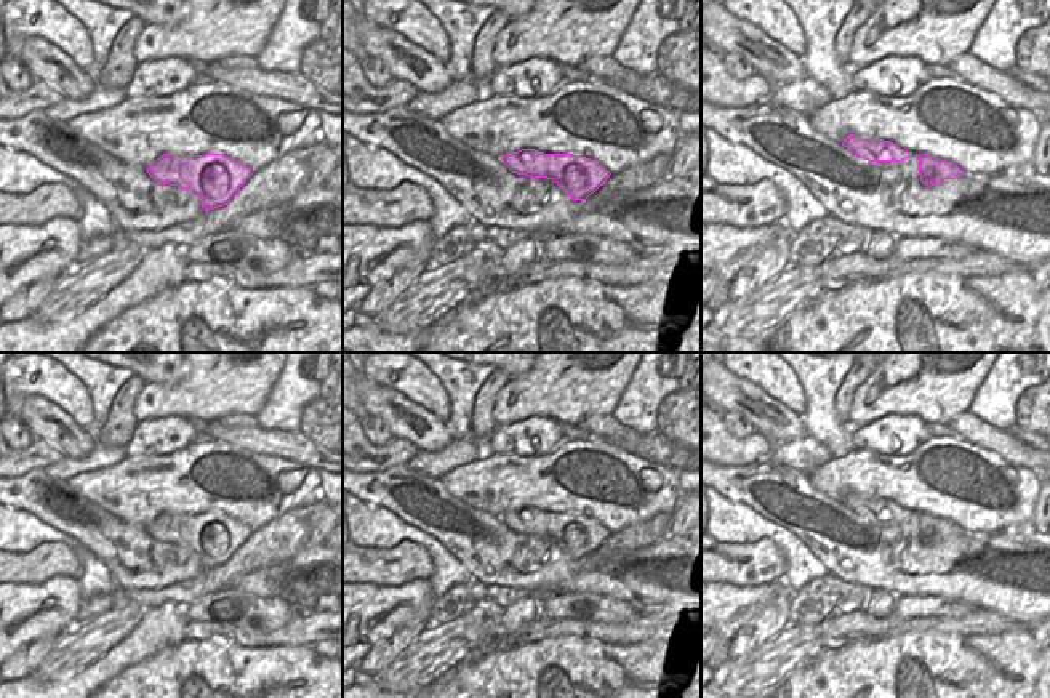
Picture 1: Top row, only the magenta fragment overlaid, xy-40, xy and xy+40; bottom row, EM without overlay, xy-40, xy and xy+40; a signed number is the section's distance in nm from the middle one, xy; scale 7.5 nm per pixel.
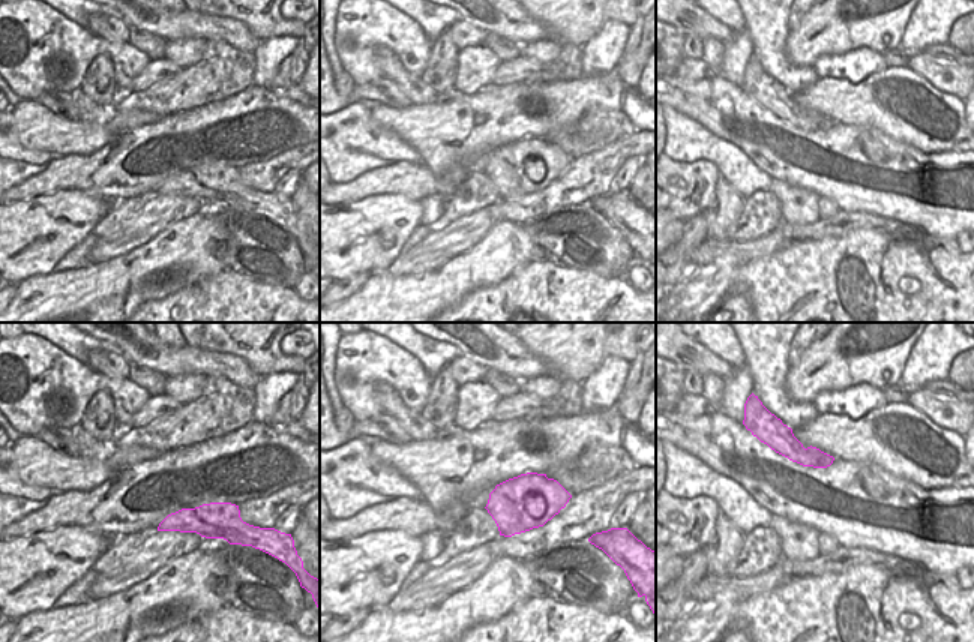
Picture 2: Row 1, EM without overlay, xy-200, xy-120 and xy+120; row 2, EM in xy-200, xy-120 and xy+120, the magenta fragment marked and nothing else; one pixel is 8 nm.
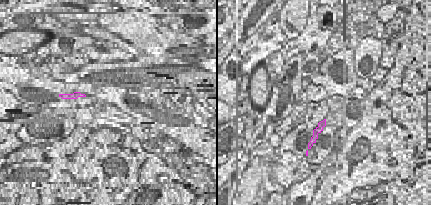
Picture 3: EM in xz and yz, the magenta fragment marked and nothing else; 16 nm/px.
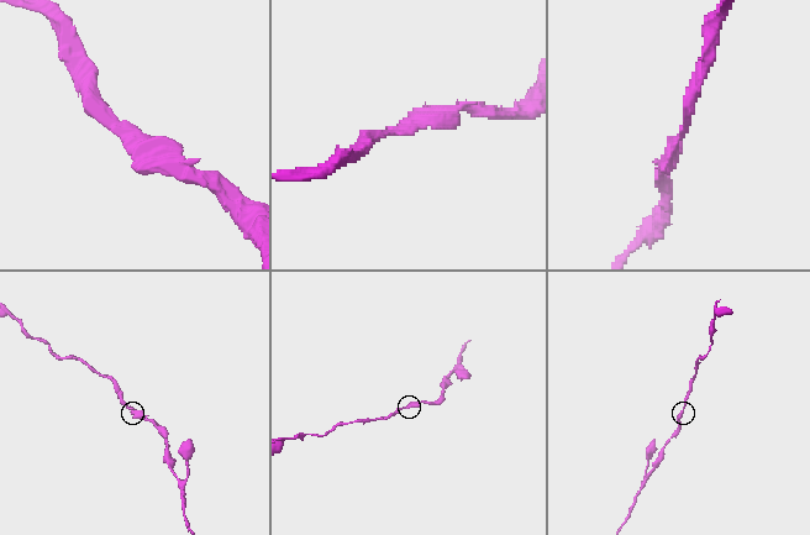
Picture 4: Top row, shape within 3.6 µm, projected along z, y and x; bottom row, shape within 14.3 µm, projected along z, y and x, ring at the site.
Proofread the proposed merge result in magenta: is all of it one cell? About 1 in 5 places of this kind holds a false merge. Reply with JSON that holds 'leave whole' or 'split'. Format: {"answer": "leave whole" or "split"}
{"answer": "leave whole"}

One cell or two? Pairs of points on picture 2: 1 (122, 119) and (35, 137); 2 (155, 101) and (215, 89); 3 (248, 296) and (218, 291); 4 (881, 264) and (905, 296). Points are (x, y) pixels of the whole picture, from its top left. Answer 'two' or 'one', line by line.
1: one
2: one
3: one
4: one

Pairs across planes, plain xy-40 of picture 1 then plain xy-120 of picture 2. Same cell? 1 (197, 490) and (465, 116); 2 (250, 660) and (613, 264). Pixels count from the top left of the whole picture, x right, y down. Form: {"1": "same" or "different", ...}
{"1": "same", "2": "different"}

